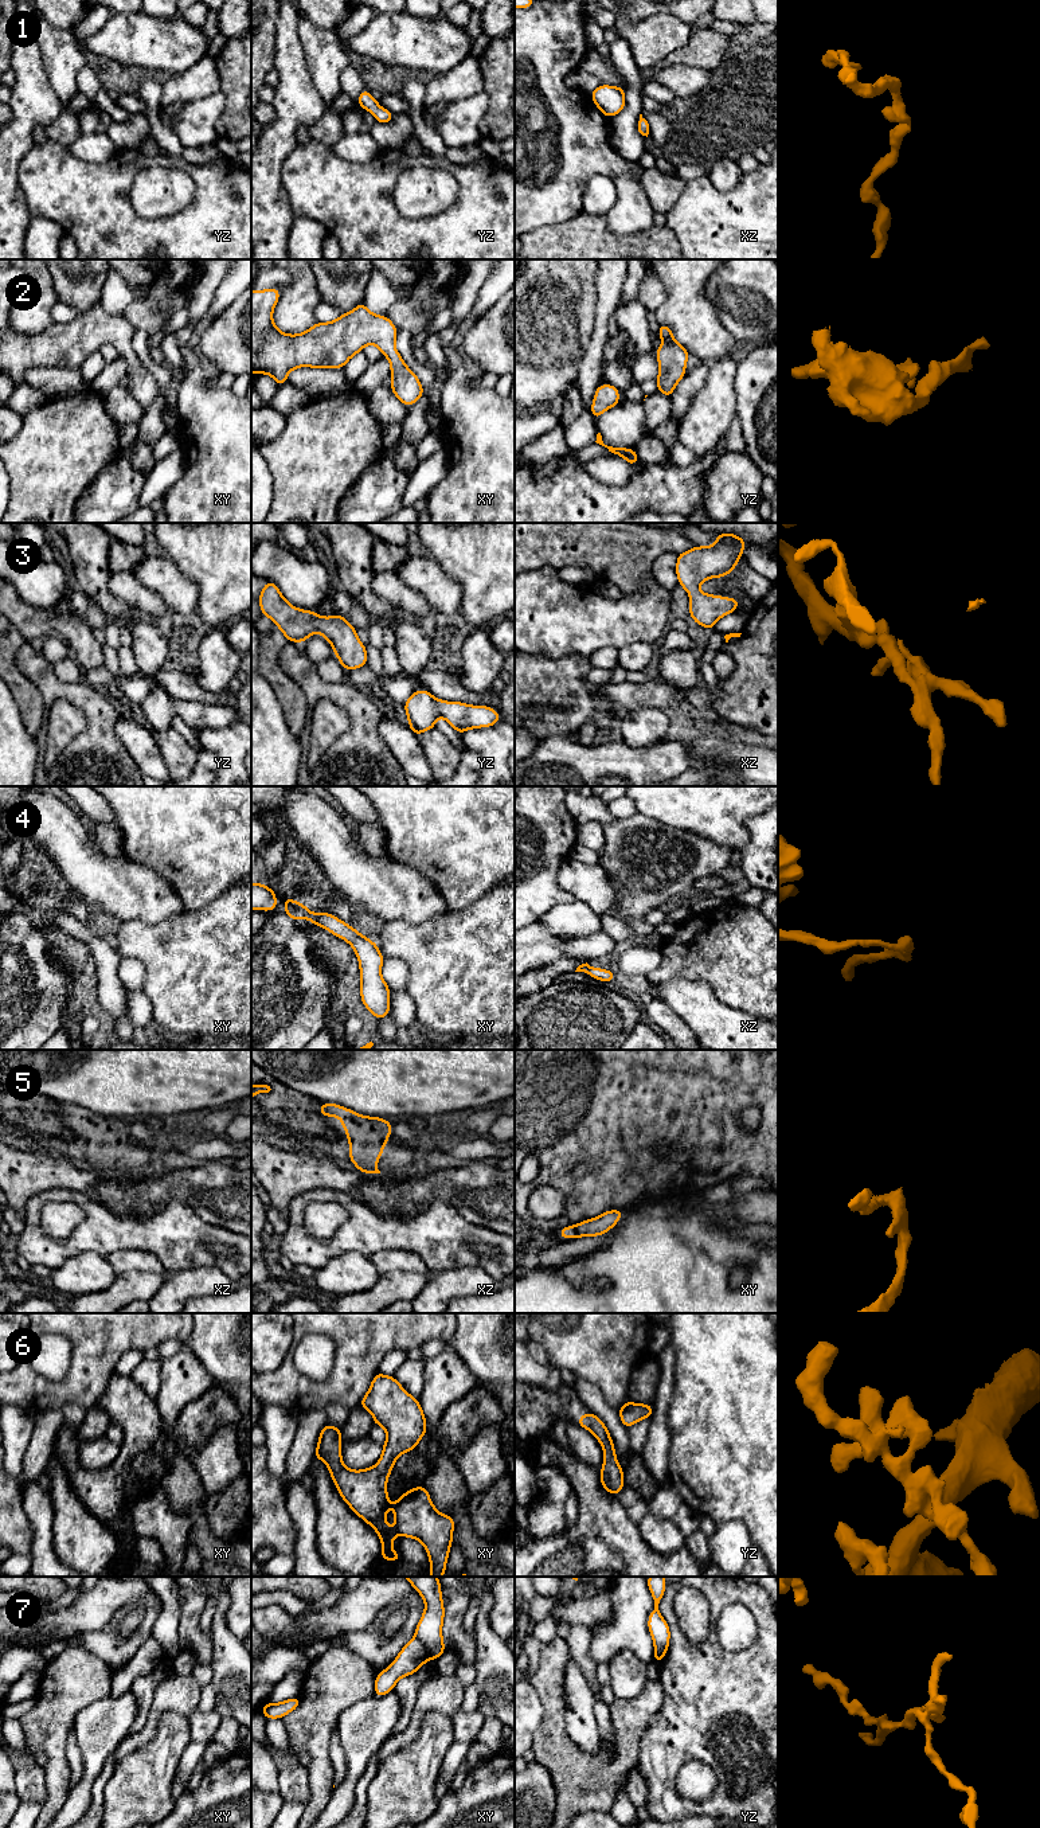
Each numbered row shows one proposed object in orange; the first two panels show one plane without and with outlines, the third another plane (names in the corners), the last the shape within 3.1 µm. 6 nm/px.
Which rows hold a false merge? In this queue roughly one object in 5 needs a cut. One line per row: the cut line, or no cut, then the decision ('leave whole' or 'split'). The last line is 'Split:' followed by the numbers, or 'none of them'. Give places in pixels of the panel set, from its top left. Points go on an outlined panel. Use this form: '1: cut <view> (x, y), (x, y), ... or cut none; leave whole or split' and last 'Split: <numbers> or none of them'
1: cut none; leave whole
2: cut none; leave whole
3: cut none; leave whole
4: cut none; leave whole
5: cut none; leave whole
6: cut none; leave whole
7: cut xy (415, 1636), (430, 1657); split
Split: 7

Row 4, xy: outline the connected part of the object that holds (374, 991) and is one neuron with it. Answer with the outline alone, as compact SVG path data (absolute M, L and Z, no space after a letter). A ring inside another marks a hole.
M289 897L285 898L285 914L293 921L306 918L333 936L343 938L353 948L359 958L361 1001L378 1022L382 1020L391 1011L391 1007L388 1000L390 987L380 973L384 956L379 952L378 945L335 915L310 913L304 903Z

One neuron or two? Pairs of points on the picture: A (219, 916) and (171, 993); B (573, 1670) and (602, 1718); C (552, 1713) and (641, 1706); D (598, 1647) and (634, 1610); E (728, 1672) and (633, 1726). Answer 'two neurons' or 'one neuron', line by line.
A: one neuron
B: two neurons
C: one neuron
D: one neuron
E: two neurons

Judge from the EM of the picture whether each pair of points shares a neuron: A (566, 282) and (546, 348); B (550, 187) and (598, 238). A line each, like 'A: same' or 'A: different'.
A: same
B: different

